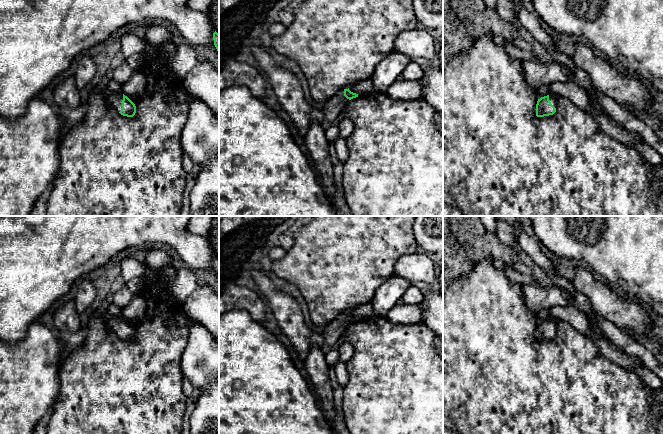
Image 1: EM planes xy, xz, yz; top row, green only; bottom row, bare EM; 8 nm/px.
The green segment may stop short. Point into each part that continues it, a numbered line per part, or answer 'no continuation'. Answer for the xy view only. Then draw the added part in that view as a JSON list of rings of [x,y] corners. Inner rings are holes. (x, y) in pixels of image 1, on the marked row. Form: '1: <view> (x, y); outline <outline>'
1: xy (115, 100); outline [[[113,93],[112,95],[107,96],[106,102],[113,107],[117,112],[120,112],[122,109],[122,100],[123,94]]]

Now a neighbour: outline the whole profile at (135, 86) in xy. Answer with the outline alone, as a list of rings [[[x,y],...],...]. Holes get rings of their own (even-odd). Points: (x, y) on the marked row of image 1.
[[[134,71],[128,81],[122,85],[123,94],[127,97],[136,97],[143,94],[146,86],[146,80],[143,74]]]

